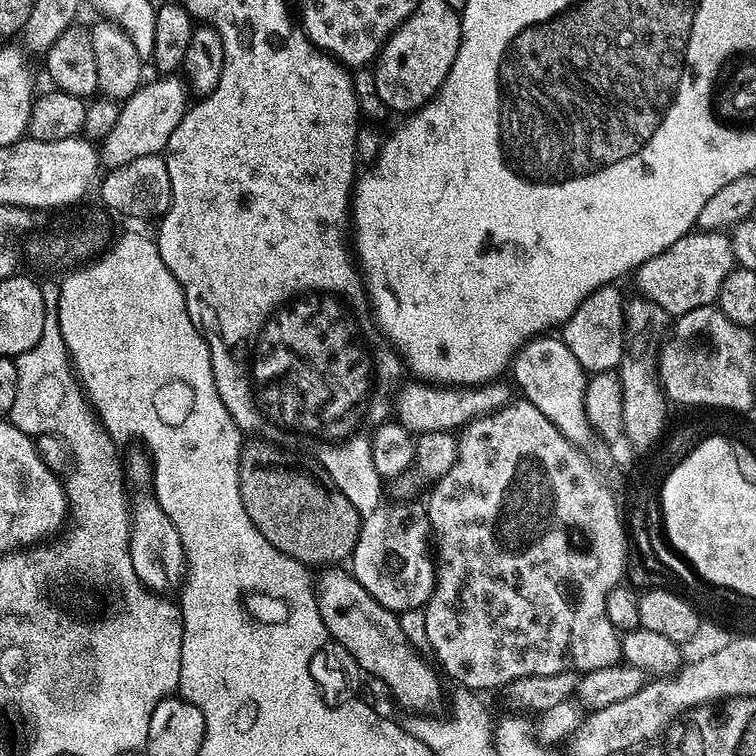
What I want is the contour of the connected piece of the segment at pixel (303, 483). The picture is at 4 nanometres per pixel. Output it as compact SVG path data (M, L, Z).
M263 442L248 443L243 445L240 454L240 493L242 506L246 514L250 514L250 522L254 522L262 538L266 538L266 542L282 554L305 566L336 566L347 561L355 550L361 532L359 512L350 498L346 498L346 494L336 496L339 488L334 492L324 492L316 480L304 480L304 476L296 476L296 472L292 472L292 476L284 476L284 468L276 468L276 460L280 460L276 450Z

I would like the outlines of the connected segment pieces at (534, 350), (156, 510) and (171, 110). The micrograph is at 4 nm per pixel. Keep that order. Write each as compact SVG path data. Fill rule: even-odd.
M537 334L531 340L527 340L513 356L510 365L510 373L516 379L515 387L520 387L519 395L528 400L558 430L570 441L575 448L588 450L594 441L594 433L590 422L586 418L586 406L584 405L584 391L588 385L588 376L584 367L570 354L570 348L563 339L556 334Z
M151 491L132 492L130 496L130 562L134 566L134 574L149 592L172 594L181 587L186 576L186 561L182 538L166 518L162 506L158 506L155 495Z
M164 74L160 80L141 83L140 87L120 104L120 113L114 126L99 145L100 162L105 169L121 168L134 158L159 156L174 134L174 126L182 122L184 113L190 107L190 89L183 79L176 74Z

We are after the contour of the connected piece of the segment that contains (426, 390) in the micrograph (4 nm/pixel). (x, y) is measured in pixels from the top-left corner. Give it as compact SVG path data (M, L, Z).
M497 378L487 384L401 383L394 396L395 419L403 428L407 428L413 434L434 430L456 432L471 420L477 420L479 416L490 414L513 399L513 389L511 387L508 389L502 381L503 379Z

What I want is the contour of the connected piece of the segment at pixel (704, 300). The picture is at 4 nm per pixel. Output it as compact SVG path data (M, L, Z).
M693 231L691 234L678 238L674 246L662 250L662 254L654 254L646 262L642 262L634 273L634 279L638 287L639 295L645 296L650 302L662 306L662 310L669 317L675 318L686 314L690 310L707 308L715 305L718 290L722 288L722 282L726 280L726 274L730 274L734 267L732 254L732 237L725 231Z

